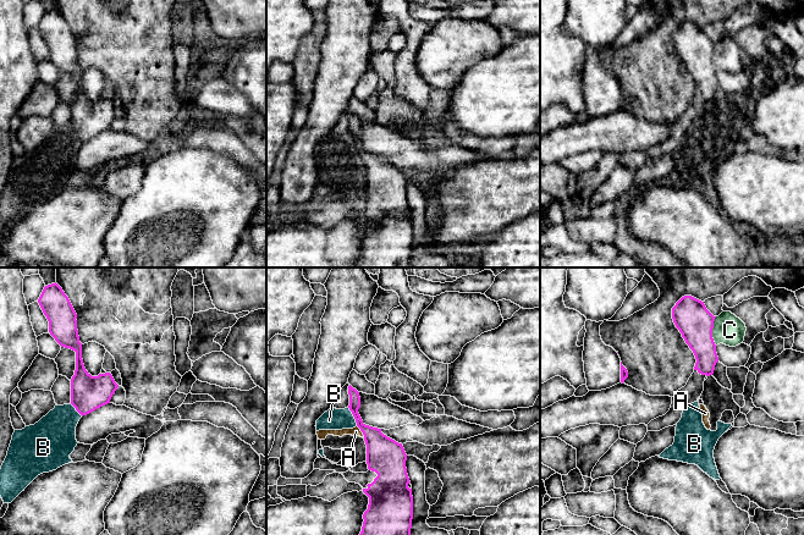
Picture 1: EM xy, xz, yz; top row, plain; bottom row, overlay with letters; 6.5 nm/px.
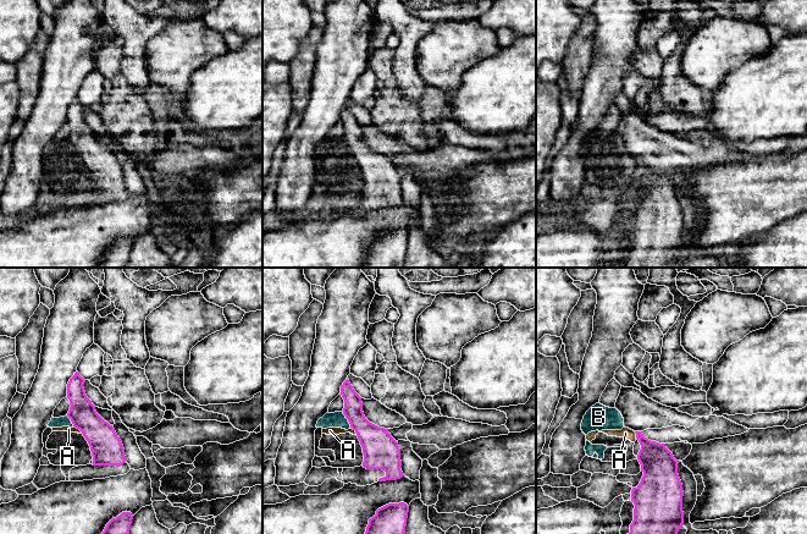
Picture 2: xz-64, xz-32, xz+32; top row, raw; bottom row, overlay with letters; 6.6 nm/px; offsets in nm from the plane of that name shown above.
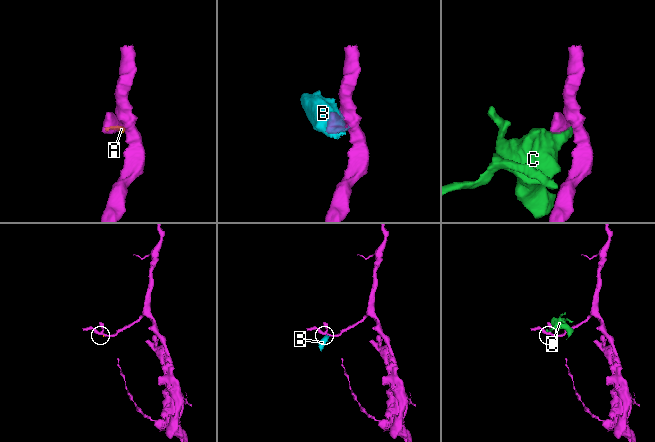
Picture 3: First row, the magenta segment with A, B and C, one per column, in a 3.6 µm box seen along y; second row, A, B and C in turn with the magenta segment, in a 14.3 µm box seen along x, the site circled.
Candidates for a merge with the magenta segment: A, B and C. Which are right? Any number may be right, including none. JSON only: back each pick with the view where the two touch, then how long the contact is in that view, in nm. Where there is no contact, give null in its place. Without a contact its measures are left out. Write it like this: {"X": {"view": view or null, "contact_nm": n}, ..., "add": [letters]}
{"add": []}

